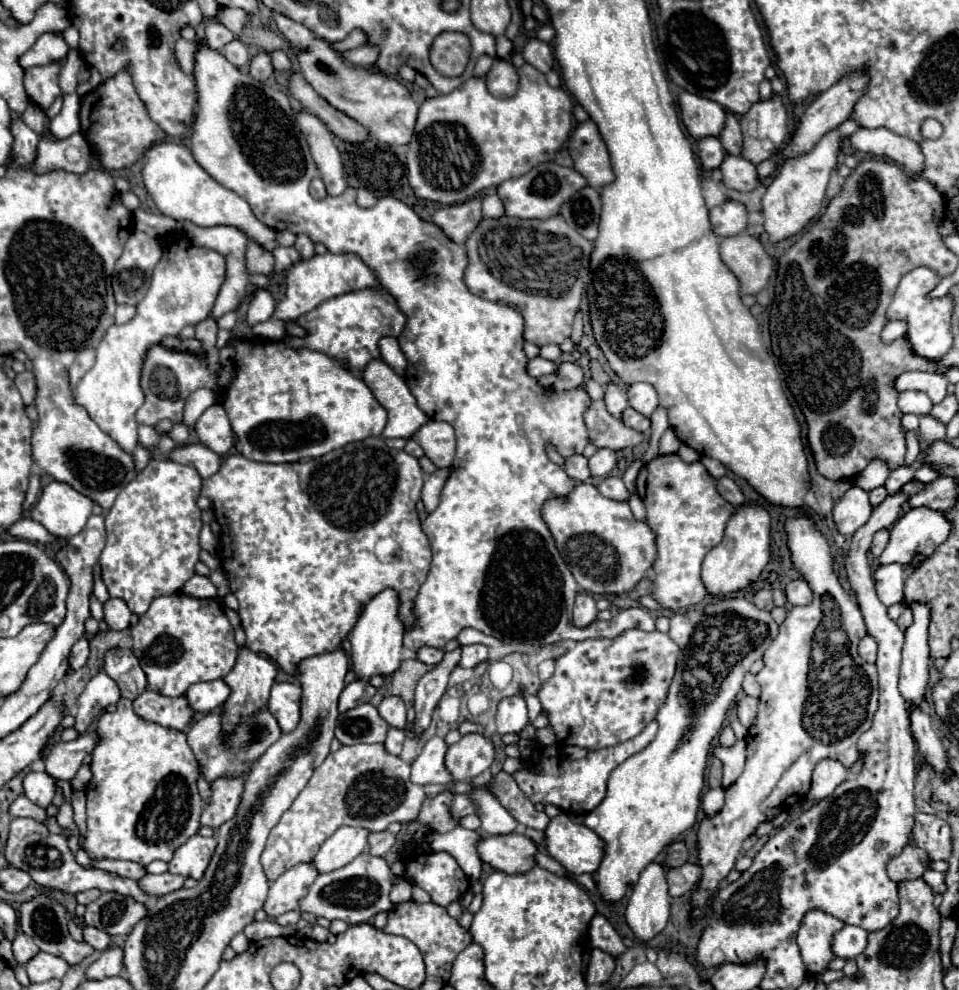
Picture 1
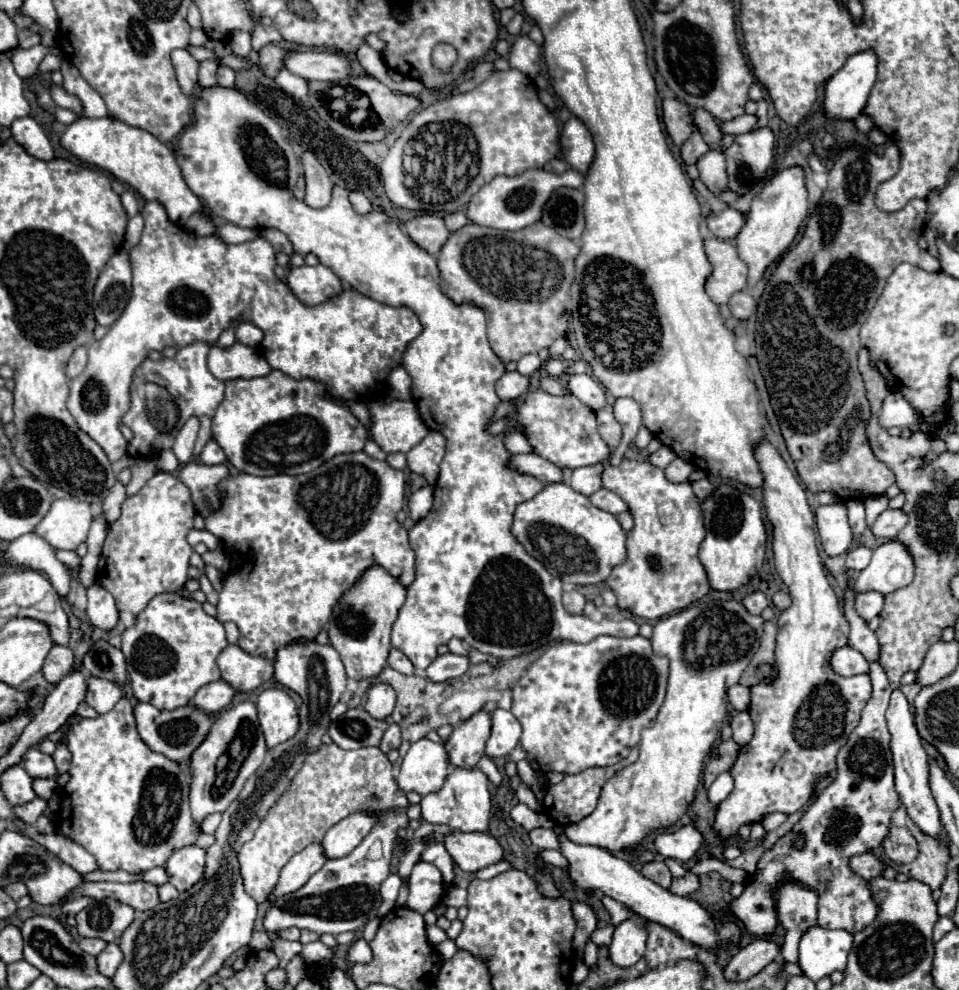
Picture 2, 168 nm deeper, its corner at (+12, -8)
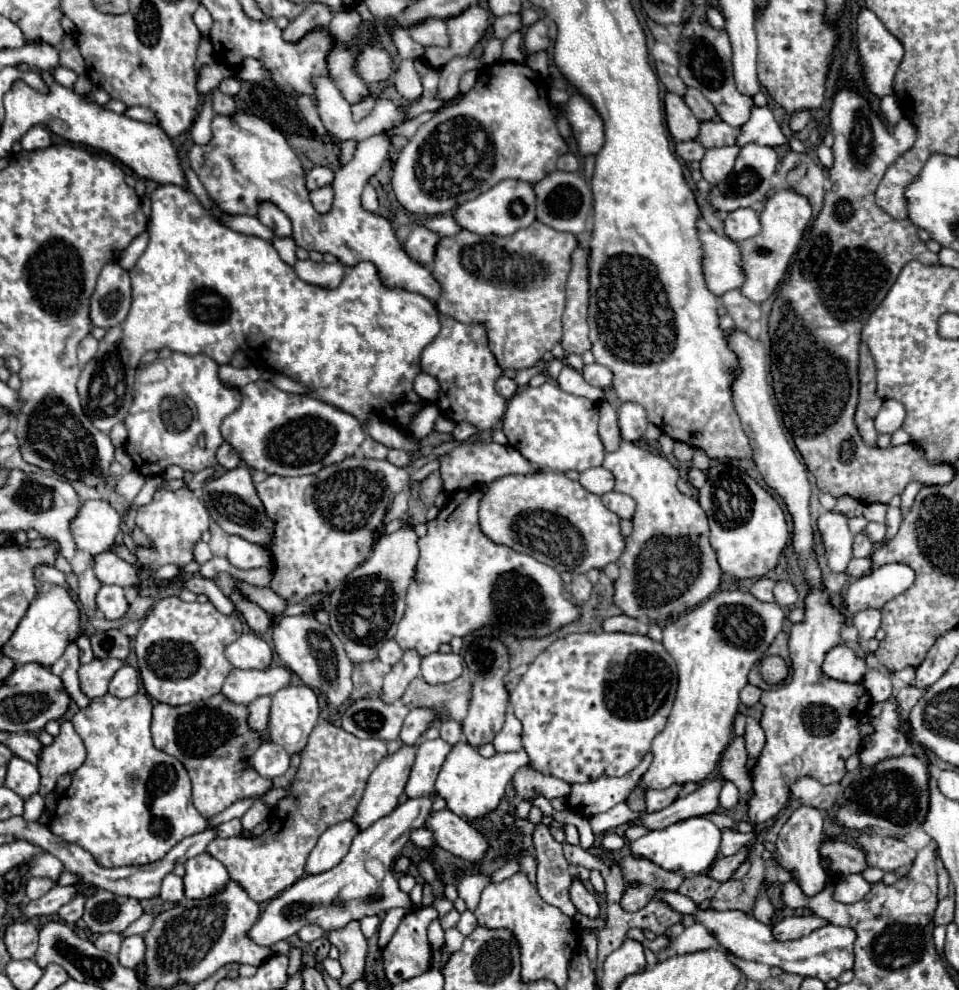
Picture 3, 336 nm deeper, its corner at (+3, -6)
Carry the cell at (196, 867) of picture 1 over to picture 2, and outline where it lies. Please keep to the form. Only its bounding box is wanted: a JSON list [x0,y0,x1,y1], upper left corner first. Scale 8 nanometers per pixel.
[166,846,206,892]

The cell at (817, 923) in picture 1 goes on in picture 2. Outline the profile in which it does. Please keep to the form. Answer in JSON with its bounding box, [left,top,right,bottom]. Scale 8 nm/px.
[776,880,818,962]

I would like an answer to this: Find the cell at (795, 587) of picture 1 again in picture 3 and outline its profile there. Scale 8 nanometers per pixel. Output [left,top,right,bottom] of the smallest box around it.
[773,580,797,606]

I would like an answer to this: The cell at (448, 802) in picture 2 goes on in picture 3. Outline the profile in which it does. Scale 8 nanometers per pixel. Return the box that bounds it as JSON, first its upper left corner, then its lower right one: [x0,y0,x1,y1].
[435,742,529,820]

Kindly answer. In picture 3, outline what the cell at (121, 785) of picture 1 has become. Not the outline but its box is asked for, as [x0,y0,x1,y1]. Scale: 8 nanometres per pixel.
[49,692,207,868]

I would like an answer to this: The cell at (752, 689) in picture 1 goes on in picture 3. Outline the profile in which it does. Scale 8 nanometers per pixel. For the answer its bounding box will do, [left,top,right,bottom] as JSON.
[741,684,761,706]

